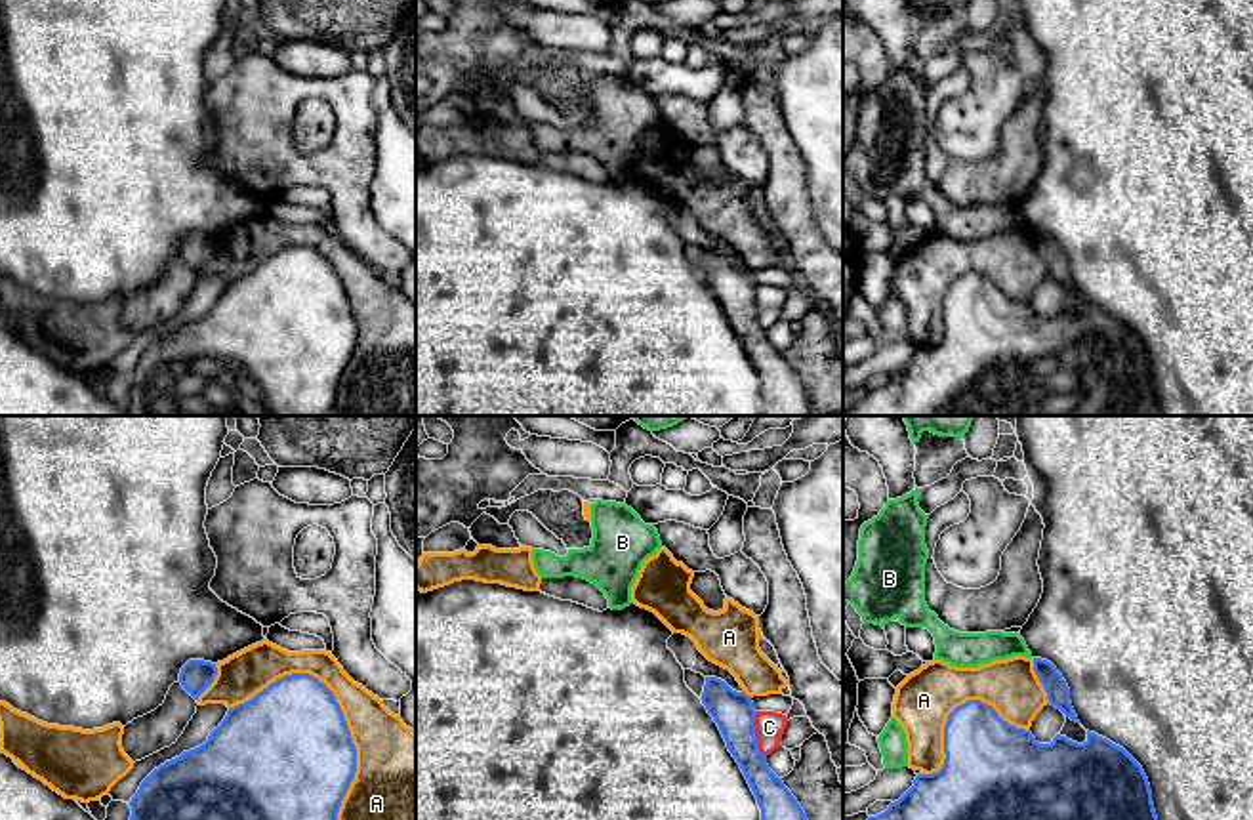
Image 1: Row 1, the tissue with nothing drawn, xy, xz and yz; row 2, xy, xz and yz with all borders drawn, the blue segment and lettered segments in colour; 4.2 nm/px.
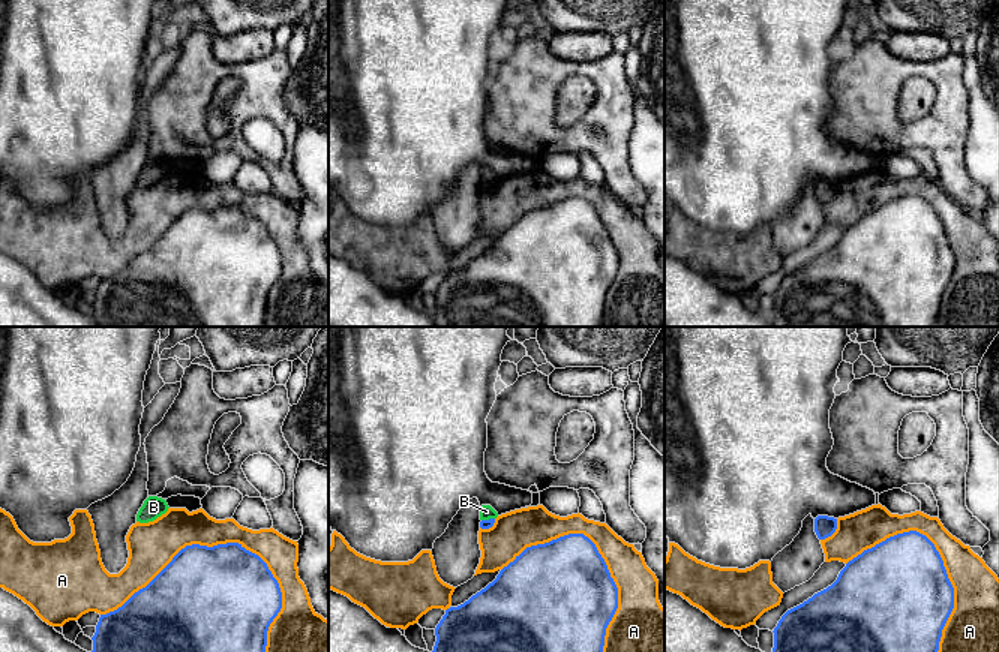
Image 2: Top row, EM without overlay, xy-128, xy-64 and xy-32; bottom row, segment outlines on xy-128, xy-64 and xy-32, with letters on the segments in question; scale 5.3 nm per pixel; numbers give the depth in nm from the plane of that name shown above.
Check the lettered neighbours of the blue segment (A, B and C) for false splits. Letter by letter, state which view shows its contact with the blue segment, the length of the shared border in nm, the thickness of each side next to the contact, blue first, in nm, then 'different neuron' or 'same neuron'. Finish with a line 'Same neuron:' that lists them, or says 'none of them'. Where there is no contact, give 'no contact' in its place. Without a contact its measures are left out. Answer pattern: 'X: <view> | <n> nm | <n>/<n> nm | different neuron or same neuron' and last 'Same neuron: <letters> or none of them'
A: xy | 650 nm | 480/240 nm | different neuron
B: xz | 30 nm | 20/240 nm | different neuron
C: xz | 200 nm | 170/130 nm | different neuron
Same neuron: none of them

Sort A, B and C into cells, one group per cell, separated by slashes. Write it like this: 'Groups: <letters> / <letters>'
Groups: A / B / C

